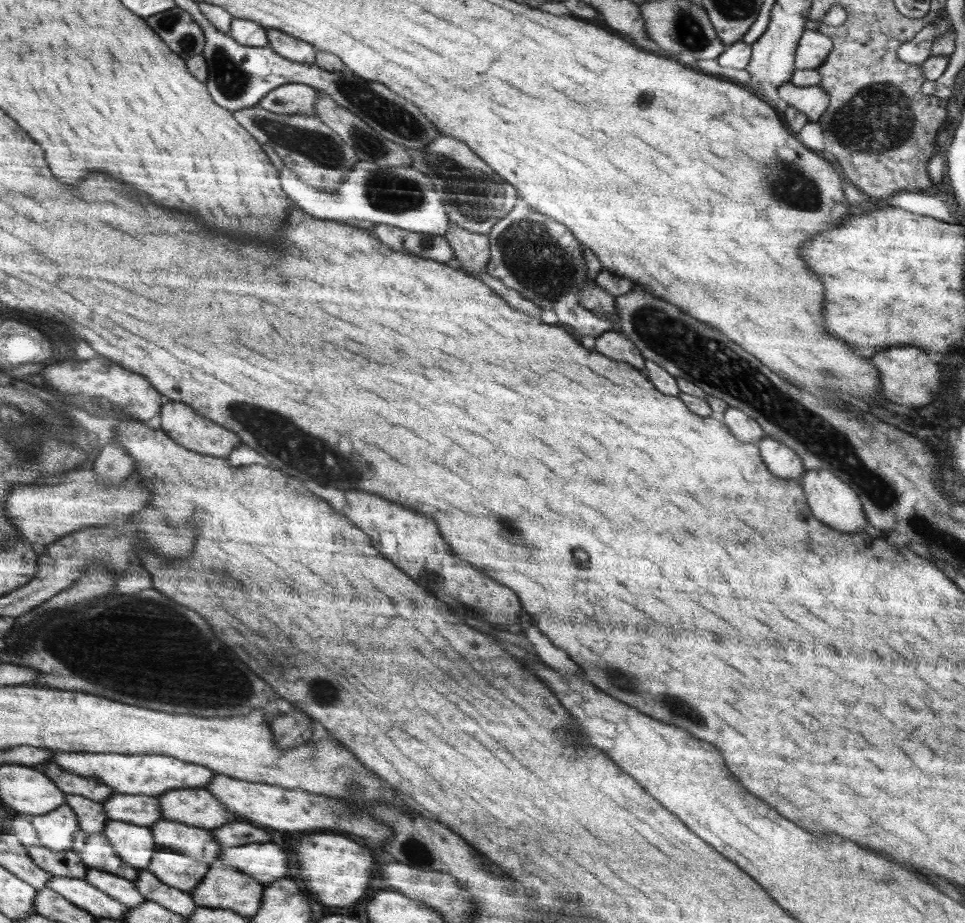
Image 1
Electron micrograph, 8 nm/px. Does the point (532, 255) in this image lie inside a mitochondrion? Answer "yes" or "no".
yes

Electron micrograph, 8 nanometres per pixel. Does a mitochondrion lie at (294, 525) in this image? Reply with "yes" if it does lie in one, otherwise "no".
no

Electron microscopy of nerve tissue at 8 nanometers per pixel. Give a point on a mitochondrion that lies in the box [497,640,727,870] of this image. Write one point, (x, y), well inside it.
(625, 683)

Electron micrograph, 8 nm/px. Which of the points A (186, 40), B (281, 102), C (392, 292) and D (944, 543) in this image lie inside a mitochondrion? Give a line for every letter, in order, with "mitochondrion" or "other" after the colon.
A: mitochondrion
B: mitochondrion
C: other
D: mitochondrion

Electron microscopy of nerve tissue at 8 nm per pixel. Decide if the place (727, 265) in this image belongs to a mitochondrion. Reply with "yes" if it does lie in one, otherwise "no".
no

